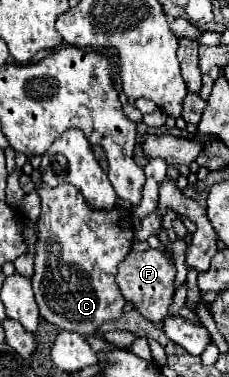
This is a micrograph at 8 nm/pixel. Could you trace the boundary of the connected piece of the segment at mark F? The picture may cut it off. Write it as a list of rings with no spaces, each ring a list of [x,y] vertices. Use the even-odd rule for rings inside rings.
[[[147,249],[147,251],[131,251],[123,263],[119,263],[117,283],[127,301],[131,301],[145,319],[159,323],[169,313],[169,307],[173,303],[175,293],[175,263],[173,259],[159,249]]]

